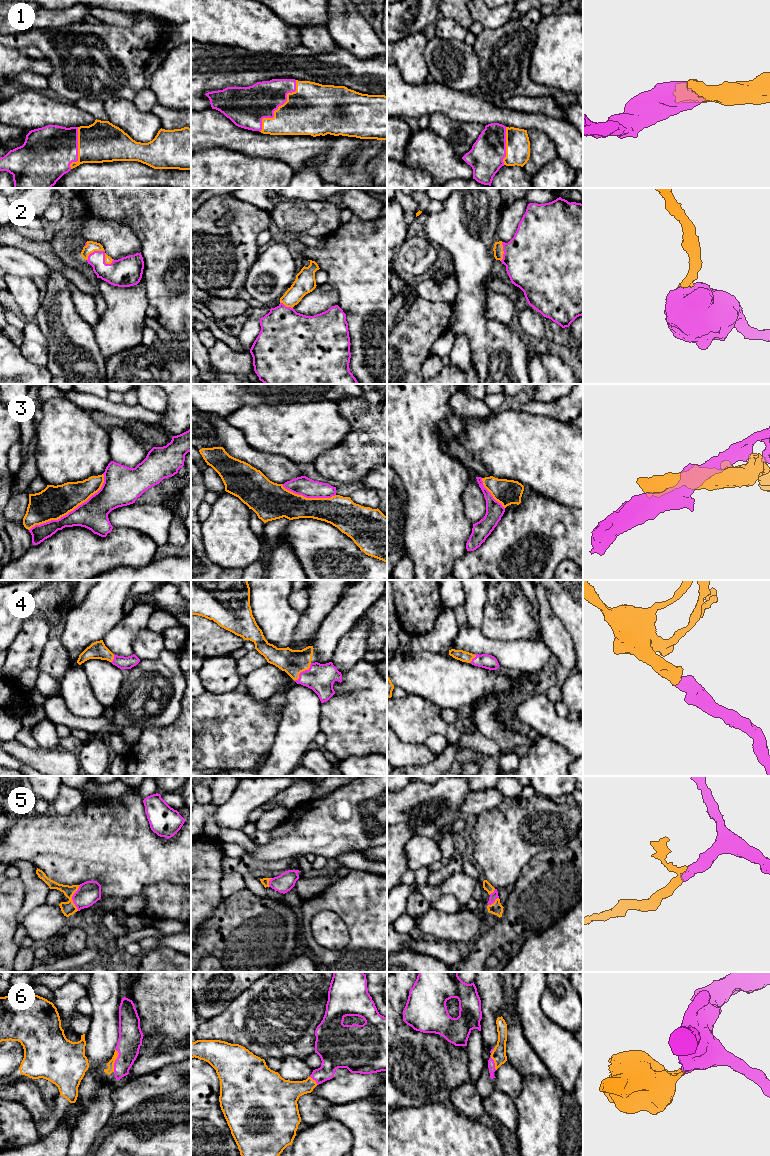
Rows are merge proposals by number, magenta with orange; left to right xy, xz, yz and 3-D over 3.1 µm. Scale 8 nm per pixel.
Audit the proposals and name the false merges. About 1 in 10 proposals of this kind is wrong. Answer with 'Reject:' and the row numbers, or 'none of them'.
Reject: 3

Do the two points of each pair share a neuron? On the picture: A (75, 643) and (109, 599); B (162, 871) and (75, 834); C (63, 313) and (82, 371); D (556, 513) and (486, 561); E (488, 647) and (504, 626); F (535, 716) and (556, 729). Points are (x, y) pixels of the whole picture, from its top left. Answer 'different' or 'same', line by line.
A: same
B: same
C: same
D: same
E: different
F: same

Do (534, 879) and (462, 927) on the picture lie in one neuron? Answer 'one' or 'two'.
two

